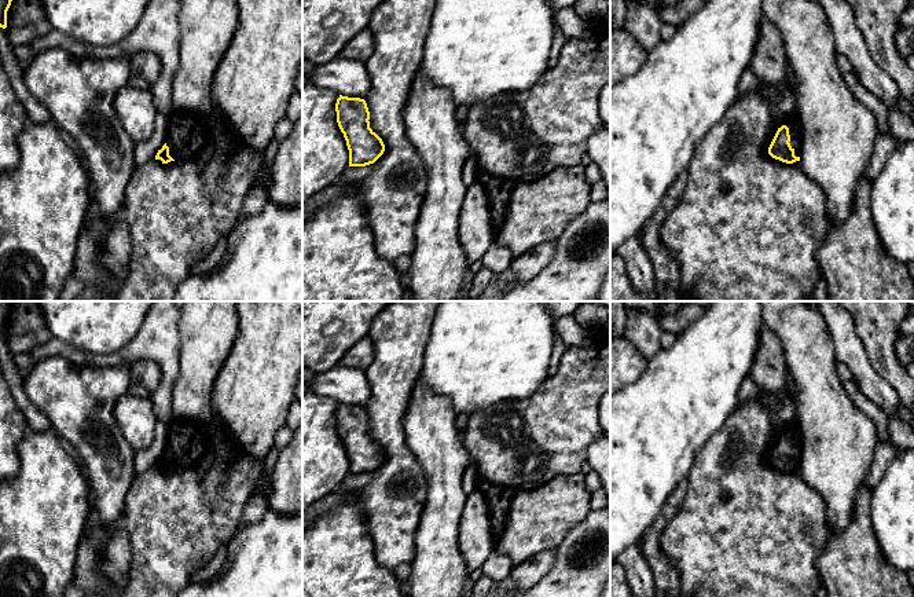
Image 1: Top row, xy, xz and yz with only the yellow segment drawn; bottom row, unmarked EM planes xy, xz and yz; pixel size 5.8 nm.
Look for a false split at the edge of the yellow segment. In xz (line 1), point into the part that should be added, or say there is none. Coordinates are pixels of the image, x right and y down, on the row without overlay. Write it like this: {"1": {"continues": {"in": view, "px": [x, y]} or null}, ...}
{"1": {"continues": null}}

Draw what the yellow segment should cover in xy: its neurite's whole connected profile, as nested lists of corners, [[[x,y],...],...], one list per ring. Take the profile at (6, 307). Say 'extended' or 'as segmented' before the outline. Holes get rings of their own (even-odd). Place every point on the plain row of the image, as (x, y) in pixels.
as segmented; [[[0,301],[0,336],[7,336],[7,319],[12,310],[12,301]]]

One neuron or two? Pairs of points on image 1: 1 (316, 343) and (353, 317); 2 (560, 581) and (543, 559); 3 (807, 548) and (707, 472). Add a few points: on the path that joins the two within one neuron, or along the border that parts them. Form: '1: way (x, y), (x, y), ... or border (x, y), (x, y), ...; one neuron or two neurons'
1: way (327, 343), (336, 343), (351, 328); one neuron
2: border (554, 549), (553, 566), (535, 582); two neurons
3: way (782, 531), (768, 528), (731, 491); one neuron

